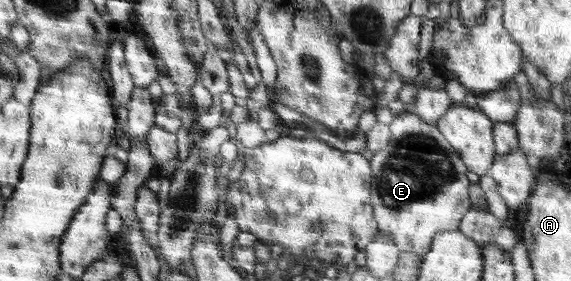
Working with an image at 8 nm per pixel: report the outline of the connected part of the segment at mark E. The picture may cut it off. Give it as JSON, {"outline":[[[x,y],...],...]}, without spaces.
{"outline":[[[412,111],[394,115],[389,127],[390,140],[387,147],[371,157],[371,205],[379,230],[385,237],[394,240],[402,252],[412,251],[425,255],[433,245],[431,239],[443,232],[458,230],[467,211],[472,208],[472,203],[469,203],[468,168],[450,142],[443,139],[444,135],[439,128]]]}

